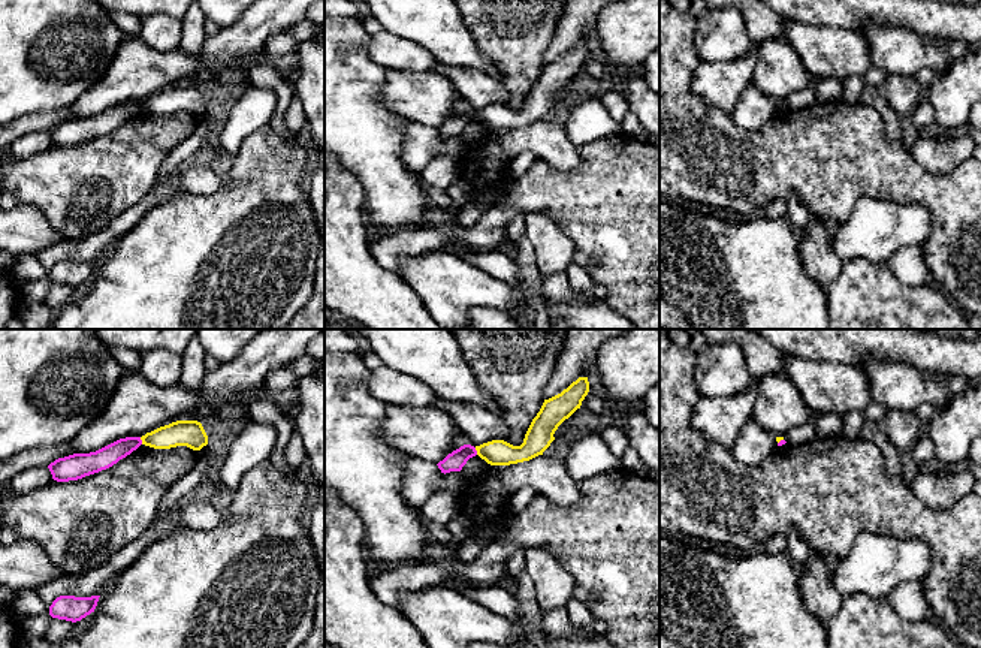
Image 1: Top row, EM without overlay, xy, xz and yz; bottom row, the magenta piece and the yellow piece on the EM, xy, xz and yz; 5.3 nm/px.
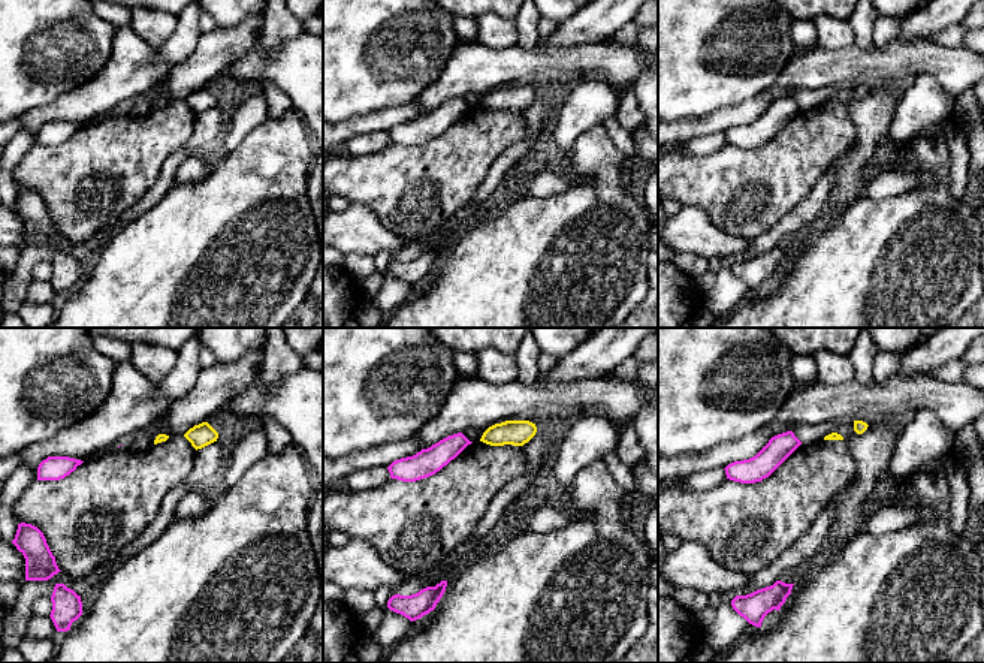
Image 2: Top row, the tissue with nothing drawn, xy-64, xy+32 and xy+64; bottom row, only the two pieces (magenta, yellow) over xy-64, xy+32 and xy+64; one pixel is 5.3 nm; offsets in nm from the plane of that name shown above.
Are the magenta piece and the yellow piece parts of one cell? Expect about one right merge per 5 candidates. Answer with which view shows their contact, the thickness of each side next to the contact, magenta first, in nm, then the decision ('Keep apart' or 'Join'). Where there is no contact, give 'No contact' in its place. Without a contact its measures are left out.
Touches magenta in xy. Thickness 120 nm (magenta) against 140 nm. Keep apart

